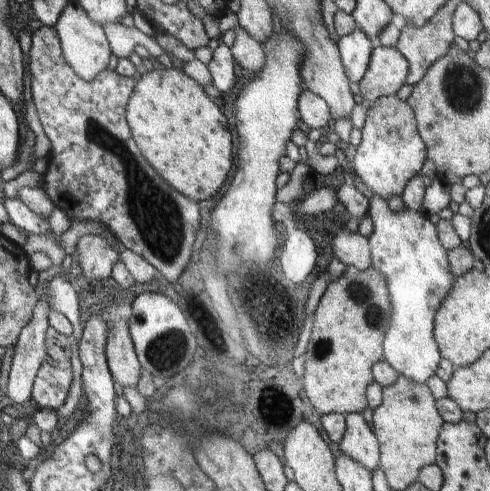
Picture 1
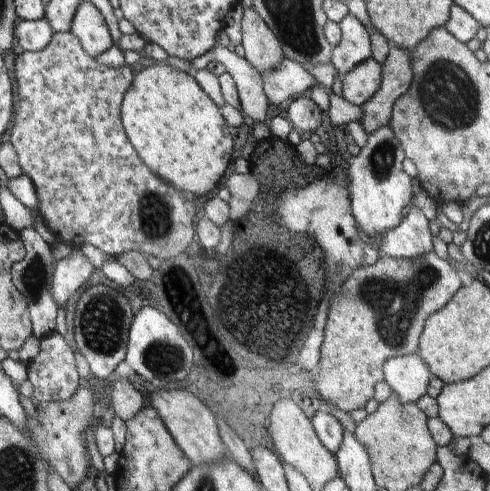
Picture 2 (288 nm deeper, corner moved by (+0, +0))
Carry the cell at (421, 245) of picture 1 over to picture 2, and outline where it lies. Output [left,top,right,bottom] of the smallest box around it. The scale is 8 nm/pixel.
[383,356,431,404]

